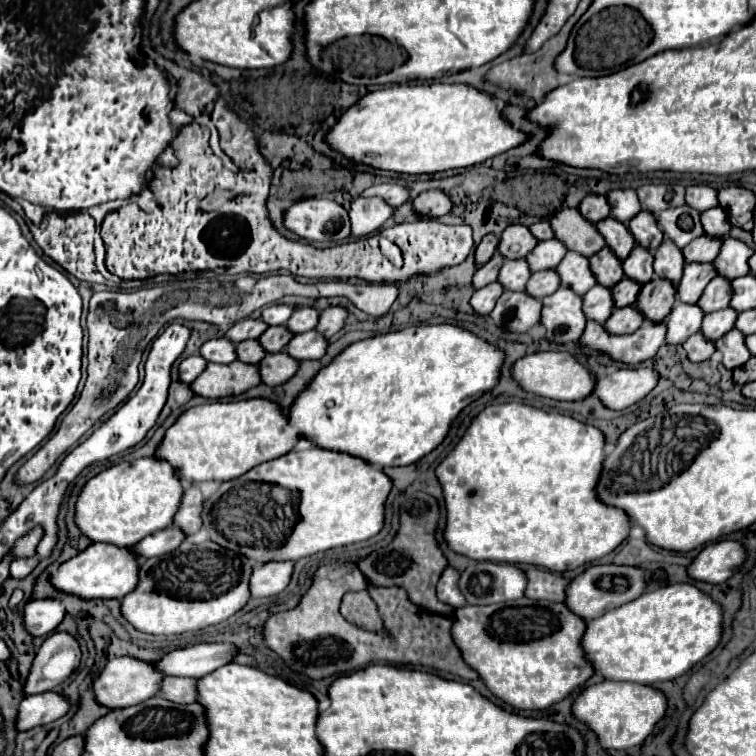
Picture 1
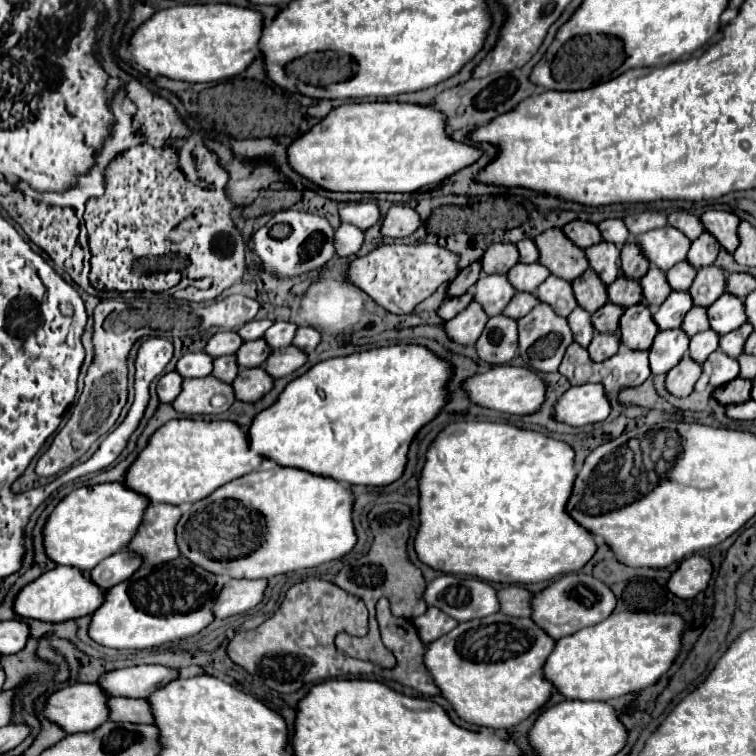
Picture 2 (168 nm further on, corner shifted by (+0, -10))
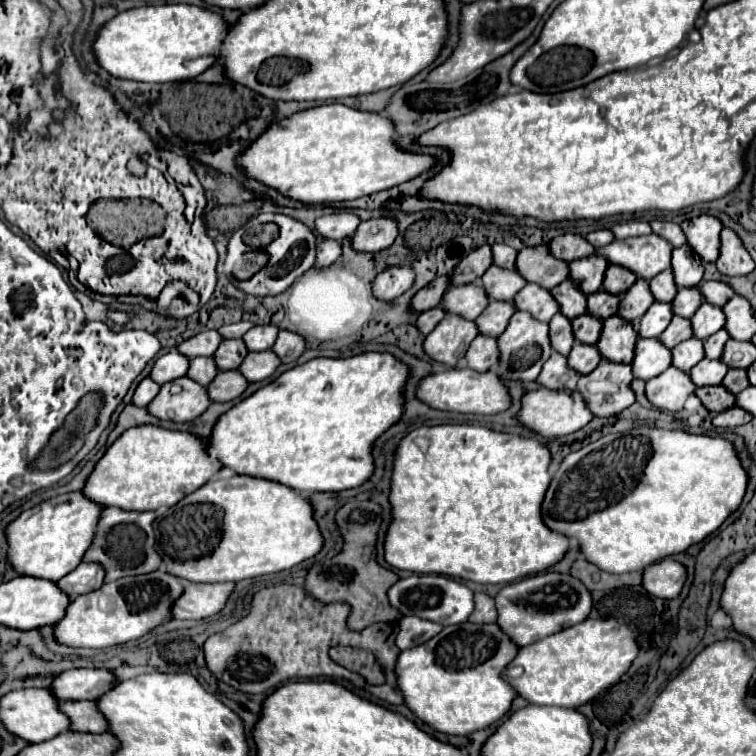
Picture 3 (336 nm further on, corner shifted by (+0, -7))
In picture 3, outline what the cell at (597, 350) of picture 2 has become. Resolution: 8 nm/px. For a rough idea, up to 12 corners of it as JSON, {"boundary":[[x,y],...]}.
{"boundary":[[575,343],[567,355],[567,365],[587,375],[601,357],[593,345]]}

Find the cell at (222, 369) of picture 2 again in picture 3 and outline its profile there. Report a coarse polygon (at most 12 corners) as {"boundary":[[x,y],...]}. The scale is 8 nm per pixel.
{"boundary":[[213,357],[189,359],[187,375],[203,387],[217,375]]}

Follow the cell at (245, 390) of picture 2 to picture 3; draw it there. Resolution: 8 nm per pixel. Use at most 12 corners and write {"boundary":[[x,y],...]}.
{"boundary":[[219,371],[207,385],[211,401],[233,401],[249,383],[237,371]]}

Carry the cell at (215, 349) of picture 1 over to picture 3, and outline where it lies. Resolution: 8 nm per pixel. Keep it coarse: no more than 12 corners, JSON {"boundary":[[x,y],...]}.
{"boundary":[[169,351],[153,363],[155,383],[183,377],[189,367],[185,355]]}

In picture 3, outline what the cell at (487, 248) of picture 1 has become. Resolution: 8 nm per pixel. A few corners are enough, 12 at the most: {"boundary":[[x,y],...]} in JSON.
{"boundary":[[449,277],[433,279],[415,293],[409,311],[423,313],[439,305]]}

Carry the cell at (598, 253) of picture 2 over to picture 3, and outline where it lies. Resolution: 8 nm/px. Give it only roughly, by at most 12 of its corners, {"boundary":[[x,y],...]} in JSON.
{"boundary":[[589,255],[569,263],[569,279],[581,293],[601,289],[607,261]]}

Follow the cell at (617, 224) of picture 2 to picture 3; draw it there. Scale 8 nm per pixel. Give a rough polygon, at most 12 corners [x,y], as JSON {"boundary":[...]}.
{"boundary":[[599,229],[587,239],[593,247],[603,247],[613,241],[611,231]]}

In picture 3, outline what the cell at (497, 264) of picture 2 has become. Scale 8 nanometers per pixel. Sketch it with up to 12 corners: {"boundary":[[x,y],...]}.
{"boundary":[[491,247],[469,253],[453,271],[451,285],[477,283],[493,265]]}

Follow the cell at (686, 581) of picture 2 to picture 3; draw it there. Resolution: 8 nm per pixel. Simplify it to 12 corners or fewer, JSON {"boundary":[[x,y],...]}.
{"boundary":[[663,559],[643,569],[643,589],[675,599],[685,567]]}

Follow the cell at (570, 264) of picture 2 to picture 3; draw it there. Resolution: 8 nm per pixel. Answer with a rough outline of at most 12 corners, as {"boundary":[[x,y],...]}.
{"boundary":[[547,245],[517,253],[515,271],[543,289],[567,279],[565,261]]}

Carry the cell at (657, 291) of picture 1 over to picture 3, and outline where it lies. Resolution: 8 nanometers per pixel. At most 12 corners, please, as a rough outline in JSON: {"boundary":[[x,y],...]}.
{"boundary":[[615,315],[597,347],[605,361],[631,363],[637,331]]}

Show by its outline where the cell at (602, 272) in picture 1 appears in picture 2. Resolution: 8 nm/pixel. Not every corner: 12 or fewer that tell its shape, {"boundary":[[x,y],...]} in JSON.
{"boundary":[[591,268],[573,280],[579,306],[595,312],[607,302],[607,286]]}

